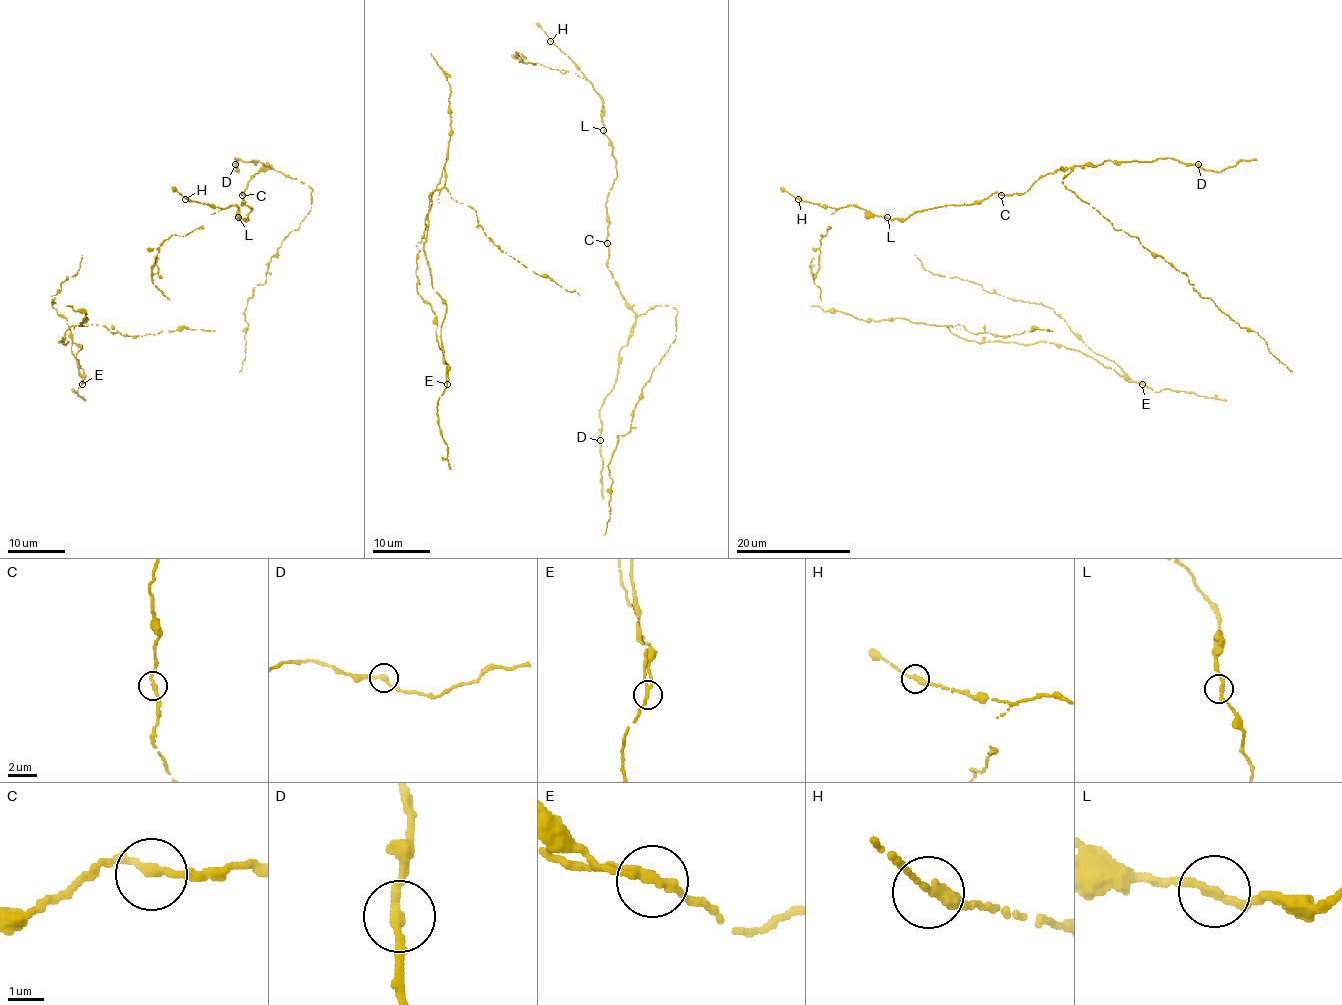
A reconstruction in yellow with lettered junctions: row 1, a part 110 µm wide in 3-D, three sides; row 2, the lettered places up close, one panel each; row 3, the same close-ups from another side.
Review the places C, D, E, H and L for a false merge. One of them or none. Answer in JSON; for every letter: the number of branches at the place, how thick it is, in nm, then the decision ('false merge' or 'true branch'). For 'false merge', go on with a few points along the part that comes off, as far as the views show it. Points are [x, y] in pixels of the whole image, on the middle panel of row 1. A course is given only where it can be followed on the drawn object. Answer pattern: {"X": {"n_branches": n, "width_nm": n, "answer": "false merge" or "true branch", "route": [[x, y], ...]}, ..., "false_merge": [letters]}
{"C": {"n_branches": 2, "width_nm": 240, "answer": "true branch"}, "D": {"n_branches": 2, "width_nm": 260, "answer": "true branch"}, "E": {"n_branches": 2, "width_nm": 260, "answer": "false merge", "route": [[447, 384], [448, 364], [437, 337], [437, 317], [417, 290], [415, 271], [417, 246], [447, 157]]}, "H": {"n_branches": 2, "width_nm": 280, "answer": "true branch"}, "L": {"n_branches": 2, "width_nm": 280, "answer": "true branch"}, "false_merge": ["E"]}

